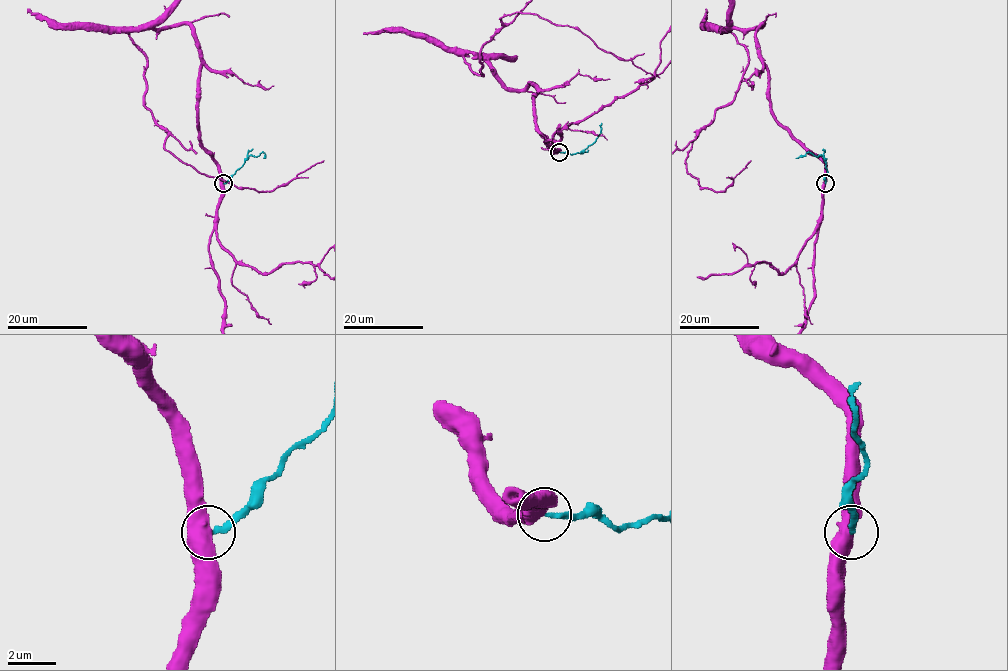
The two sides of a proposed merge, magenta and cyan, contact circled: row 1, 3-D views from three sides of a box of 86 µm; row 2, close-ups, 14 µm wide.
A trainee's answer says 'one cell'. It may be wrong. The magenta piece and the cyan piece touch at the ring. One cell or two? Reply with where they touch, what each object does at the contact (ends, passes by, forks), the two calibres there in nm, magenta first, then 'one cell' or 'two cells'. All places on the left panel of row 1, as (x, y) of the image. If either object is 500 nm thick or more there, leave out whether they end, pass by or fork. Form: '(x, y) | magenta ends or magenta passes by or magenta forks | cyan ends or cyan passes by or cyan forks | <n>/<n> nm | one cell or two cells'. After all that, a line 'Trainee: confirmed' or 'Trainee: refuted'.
(223, 183) | 550/200 nm | two cells
Trainee: refuted

